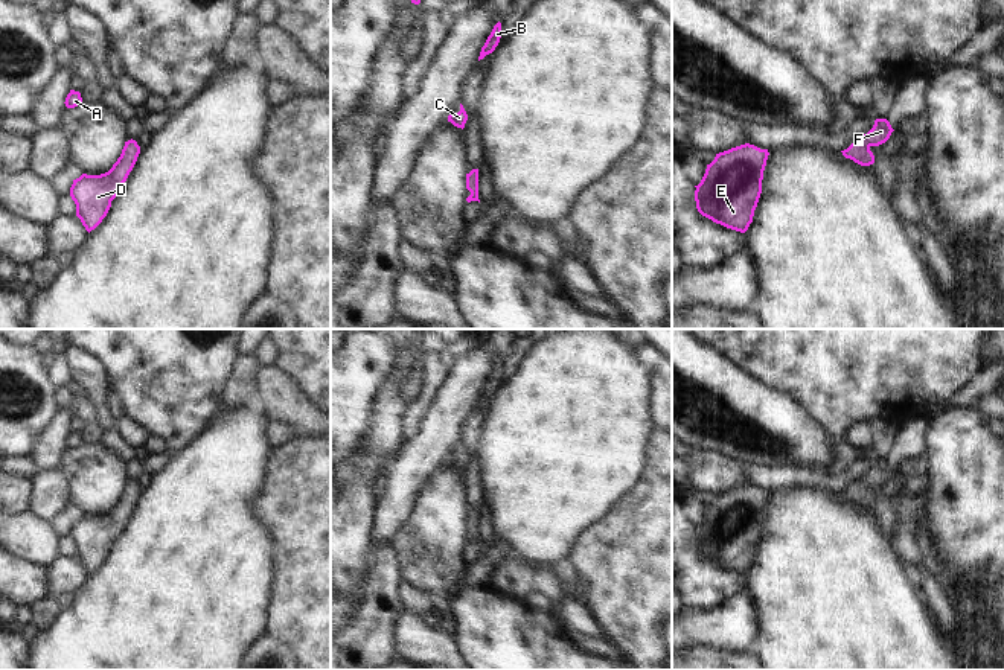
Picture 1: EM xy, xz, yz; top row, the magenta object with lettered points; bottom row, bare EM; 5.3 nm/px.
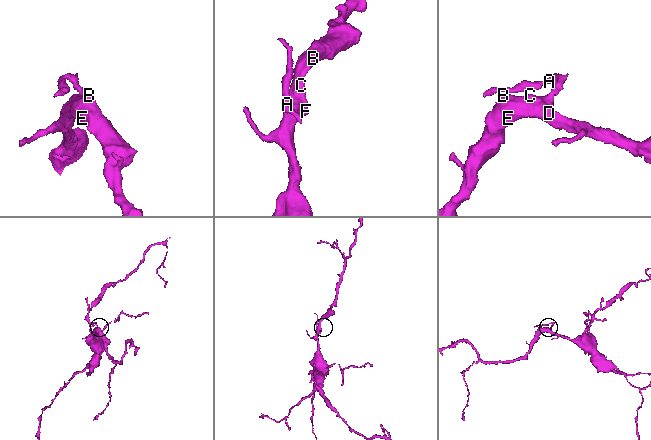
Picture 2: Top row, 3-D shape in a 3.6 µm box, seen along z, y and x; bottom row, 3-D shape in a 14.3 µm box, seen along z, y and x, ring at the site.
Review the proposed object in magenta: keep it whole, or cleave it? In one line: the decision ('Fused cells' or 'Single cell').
Single cell.

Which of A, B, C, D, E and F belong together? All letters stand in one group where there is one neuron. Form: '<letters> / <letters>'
A B C D E F

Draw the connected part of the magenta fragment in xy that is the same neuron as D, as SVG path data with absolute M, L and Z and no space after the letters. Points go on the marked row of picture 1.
M131 139L125 142L120 157L108 172L101 175L82 174L73 180L70 196L76 204L76 216L88 233L107 216L111 201L119 195L139 154L140 146Z

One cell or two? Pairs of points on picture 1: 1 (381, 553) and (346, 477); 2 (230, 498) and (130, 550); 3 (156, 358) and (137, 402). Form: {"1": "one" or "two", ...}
{"1": "two", "2": "one", "3": "one"}

